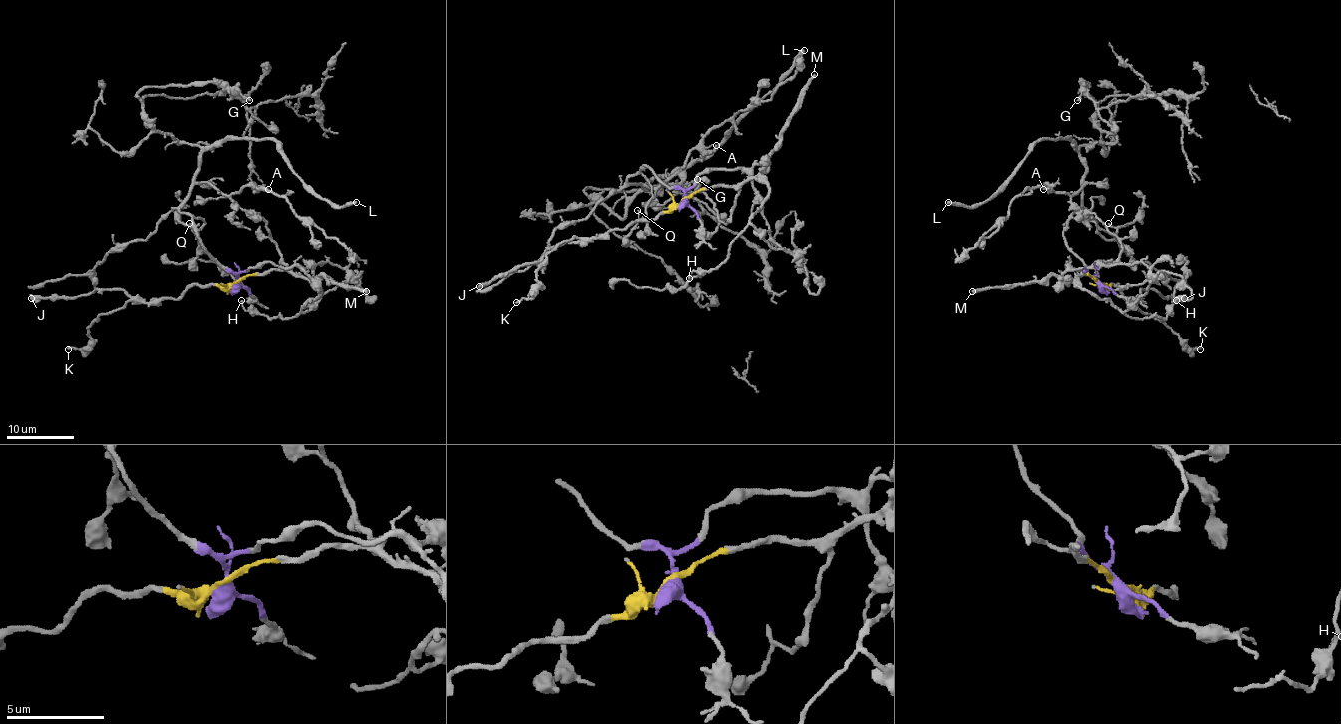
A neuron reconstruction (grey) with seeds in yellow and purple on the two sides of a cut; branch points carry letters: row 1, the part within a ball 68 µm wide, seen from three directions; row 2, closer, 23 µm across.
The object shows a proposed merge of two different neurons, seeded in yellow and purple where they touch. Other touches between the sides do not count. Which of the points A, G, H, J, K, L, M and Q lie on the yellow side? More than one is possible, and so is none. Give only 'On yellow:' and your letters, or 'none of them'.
On yellow: H, J, K, M

